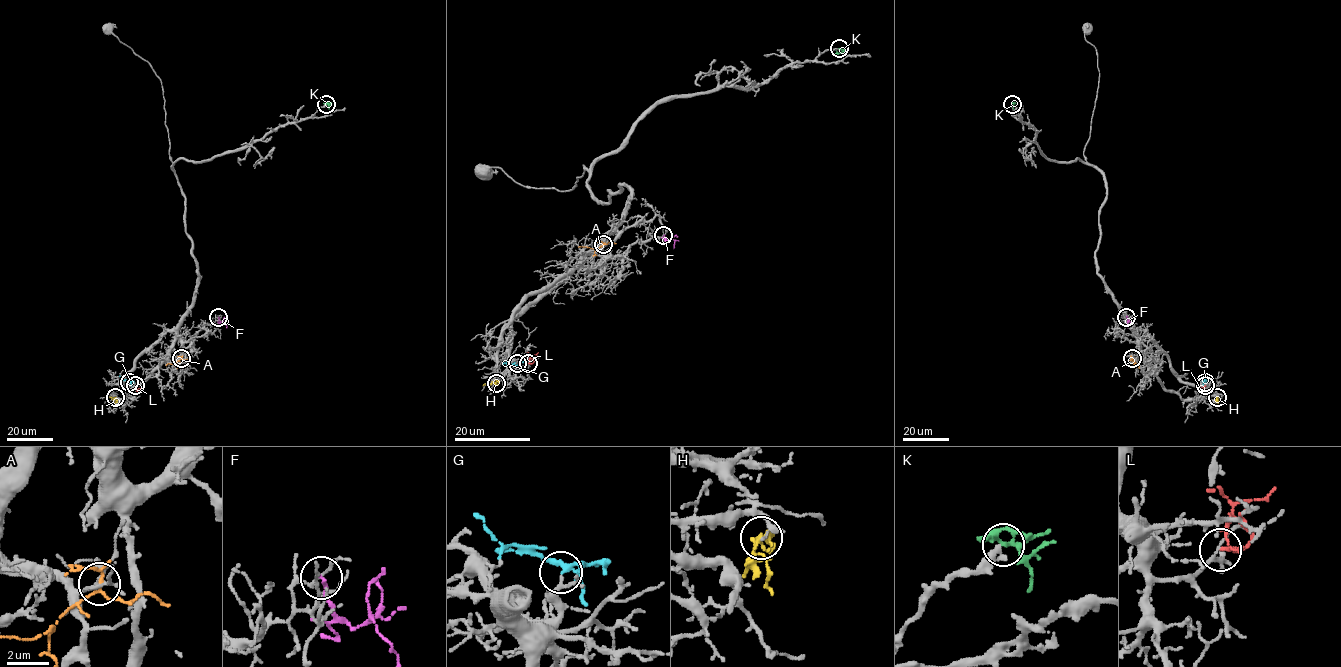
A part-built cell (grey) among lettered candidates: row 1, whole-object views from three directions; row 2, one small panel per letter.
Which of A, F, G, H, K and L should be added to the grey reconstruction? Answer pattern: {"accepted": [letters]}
{"accepted": []}

